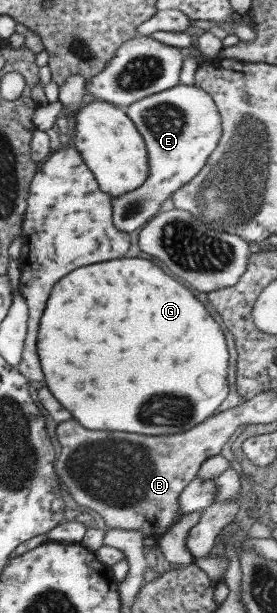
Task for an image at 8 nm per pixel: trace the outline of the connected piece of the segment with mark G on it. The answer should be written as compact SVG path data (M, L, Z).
M122 258L104 264L84 266L76 272L70 272L64 280L60 280L60 284L56 284L56 292L52 292L52 300L48 302L48 312L44 312L44 324L40 324L40 358L44 360L46 386L66 408L72 410L73 418L90 430L118 430L118 432L138 432L152 436L188 432L190 428L216 415L216 410L230 392L228 388L230 352L220 324L184 284L176 282L162 268L158 268L156 264L144 258Z

